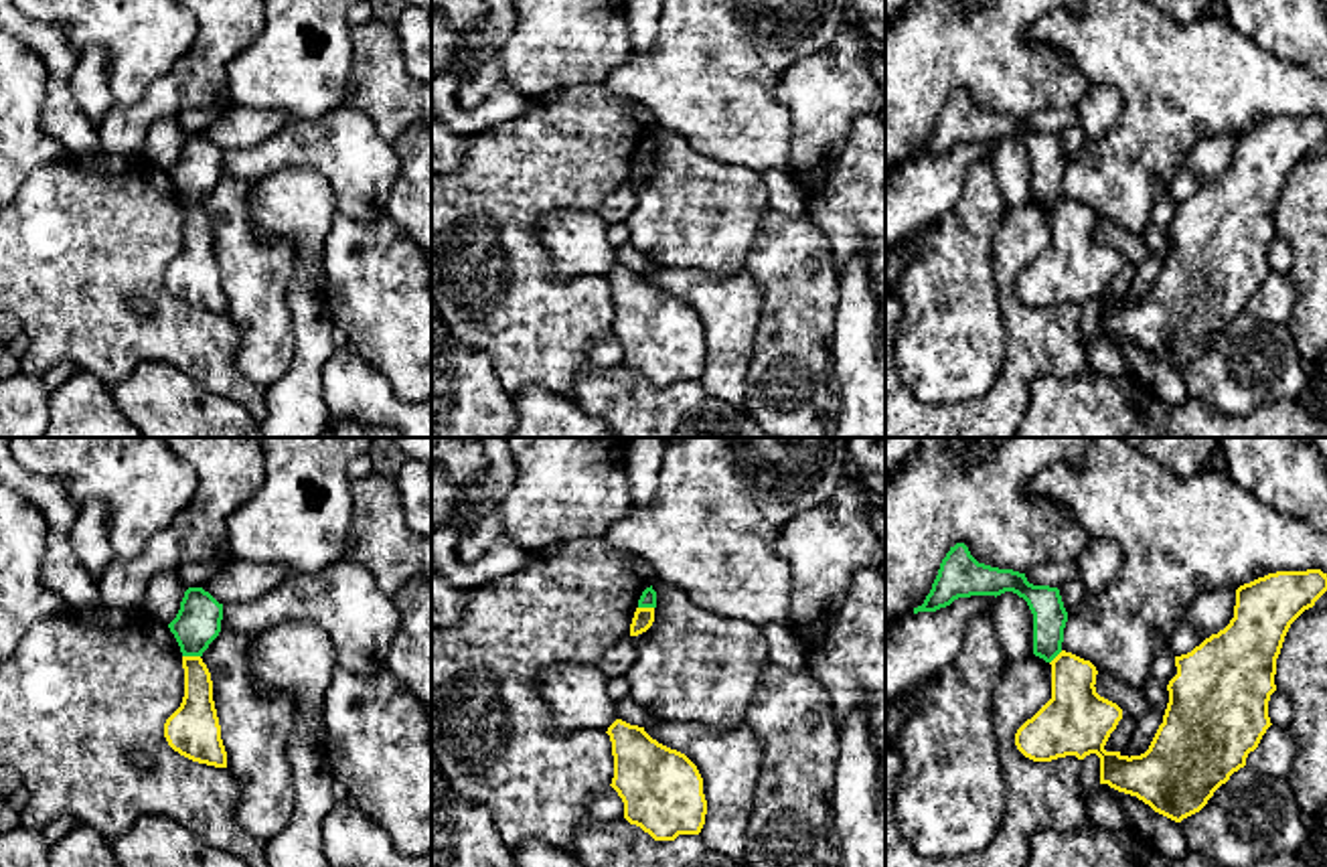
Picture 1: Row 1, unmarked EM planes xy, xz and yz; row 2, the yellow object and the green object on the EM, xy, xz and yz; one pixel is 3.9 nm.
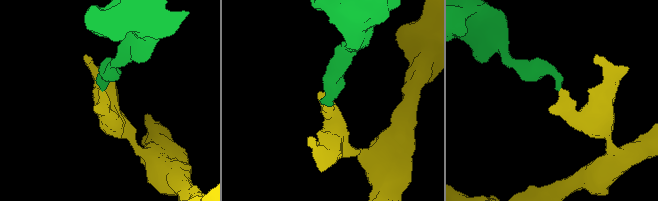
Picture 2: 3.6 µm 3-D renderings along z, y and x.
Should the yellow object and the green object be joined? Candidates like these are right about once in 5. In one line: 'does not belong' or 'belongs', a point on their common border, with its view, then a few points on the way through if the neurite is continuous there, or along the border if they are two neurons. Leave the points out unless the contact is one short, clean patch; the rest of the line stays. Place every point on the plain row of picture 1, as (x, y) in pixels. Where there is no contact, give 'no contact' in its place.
does not belong; contact xy (191, 203); border xy (183, 201), (199, 203)

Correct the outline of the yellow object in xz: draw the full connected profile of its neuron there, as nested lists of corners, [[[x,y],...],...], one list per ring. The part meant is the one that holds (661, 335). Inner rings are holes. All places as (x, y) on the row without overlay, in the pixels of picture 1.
[[[616,265],[608,278],[614,302],[612,334],[624,348],[624,365],[654,387],[699,381],[705,371],[707,346],[697,312],[681,298],[652,286],[644,273]]]

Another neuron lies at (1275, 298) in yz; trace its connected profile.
[[[1270,271],[1246,310],[1268,322],[1286,324],[1295,304],[1295,286],[1289,273]]]

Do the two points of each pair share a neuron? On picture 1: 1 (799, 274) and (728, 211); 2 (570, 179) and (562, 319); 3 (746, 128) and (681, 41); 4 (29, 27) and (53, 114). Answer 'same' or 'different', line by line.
1: different
2: same
3: same
4: same

